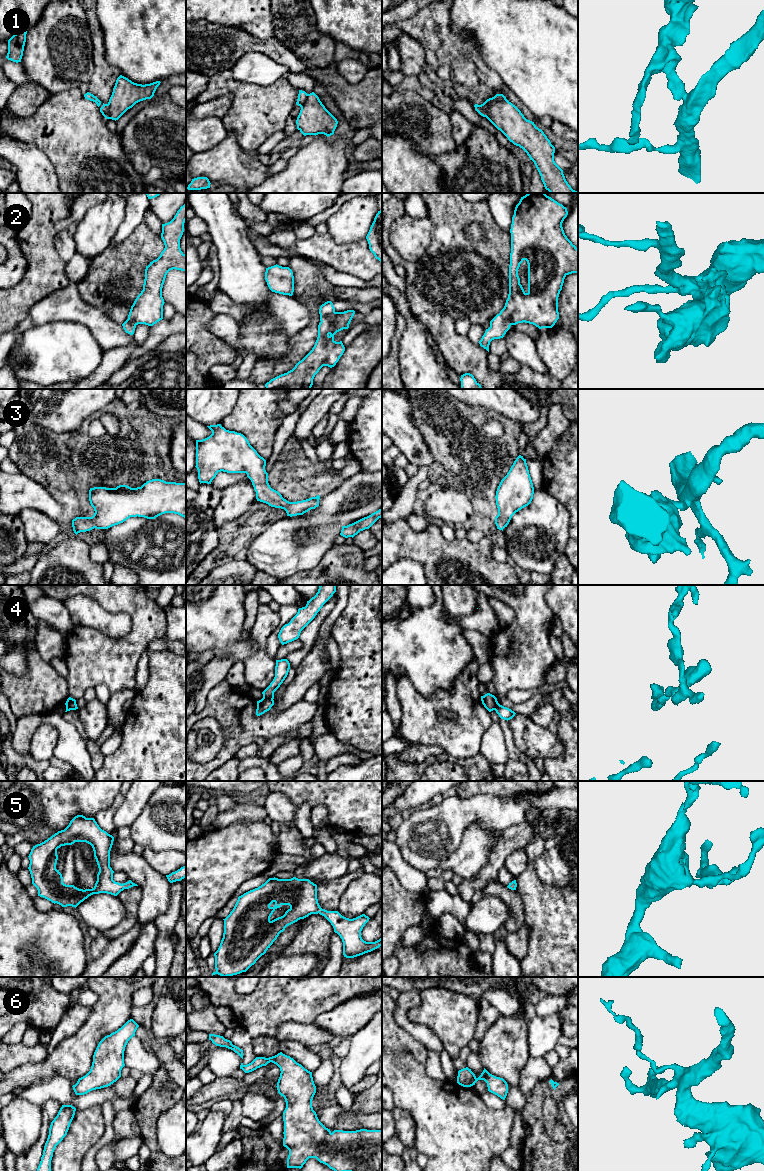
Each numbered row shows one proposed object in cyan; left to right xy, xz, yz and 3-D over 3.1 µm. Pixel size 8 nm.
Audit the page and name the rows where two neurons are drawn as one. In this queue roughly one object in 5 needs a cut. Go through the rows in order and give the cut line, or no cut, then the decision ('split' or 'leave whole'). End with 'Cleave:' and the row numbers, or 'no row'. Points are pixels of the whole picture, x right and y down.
1: xy (106, 104), (108, 108), (107, 118) | split
2: no cut | leave whole
3: no cut | leave whole
4: xz (263, 697), (272, 700) | split
5: no cut | leave whole
6: no cut | leave whole
Cleave: 1, 4

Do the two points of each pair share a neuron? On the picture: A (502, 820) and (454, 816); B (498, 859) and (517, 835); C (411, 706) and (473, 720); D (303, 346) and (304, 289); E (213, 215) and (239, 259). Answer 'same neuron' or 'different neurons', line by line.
A: same neuron
B: same neuron
C: same neuron
D: same neuron
E: same neuron

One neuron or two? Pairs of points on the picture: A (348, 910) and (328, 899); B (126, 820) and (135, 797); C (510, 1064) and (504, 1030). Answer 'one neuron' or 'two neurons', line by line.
A: two neurons
B: one neuron
C: one neuron

